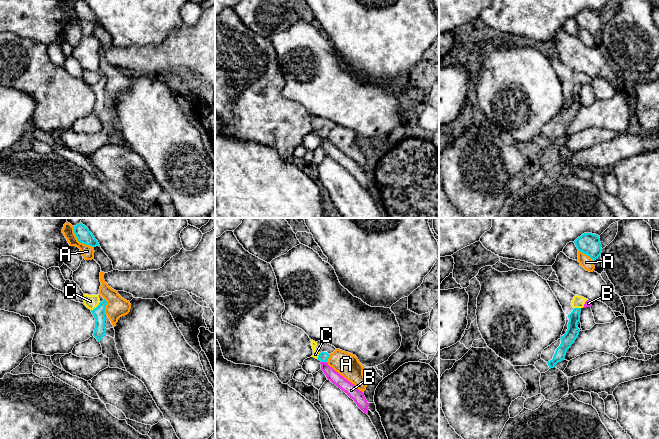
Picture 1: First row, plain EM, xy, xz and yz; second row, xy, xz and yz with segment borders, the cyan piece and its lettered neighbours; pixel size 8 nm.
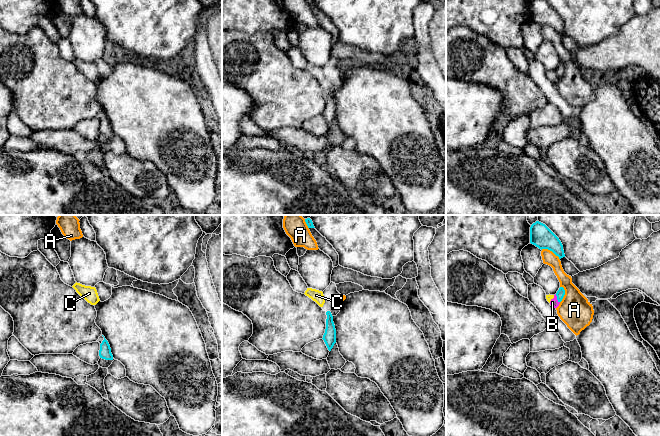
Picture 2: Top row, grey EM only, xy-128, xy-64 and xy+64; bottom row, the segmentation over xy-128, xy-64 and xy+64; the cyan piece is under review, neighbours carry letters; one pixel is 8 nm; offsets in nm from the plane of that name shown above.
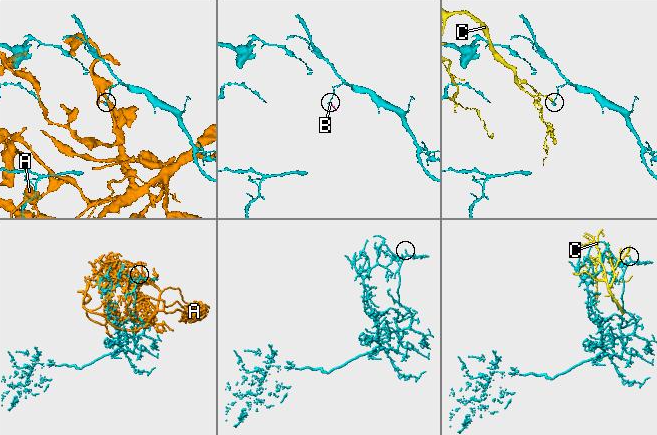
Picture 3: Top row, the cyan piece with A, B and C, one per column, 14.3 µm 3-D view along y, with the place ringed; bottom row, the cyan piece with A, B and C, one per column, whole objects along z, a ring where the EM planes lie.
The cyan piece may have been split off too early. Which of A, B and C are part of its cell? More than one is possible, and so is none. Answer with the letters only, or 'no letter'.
no letter

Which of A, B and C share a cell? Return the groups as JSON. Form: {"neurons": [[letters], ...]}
{"neurons": [["A"], ["B", "C"]]}

